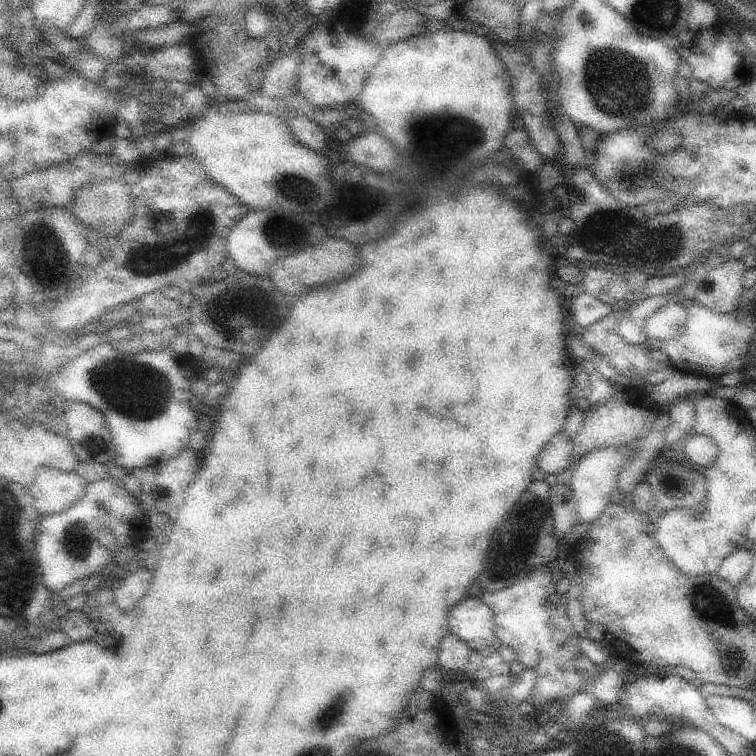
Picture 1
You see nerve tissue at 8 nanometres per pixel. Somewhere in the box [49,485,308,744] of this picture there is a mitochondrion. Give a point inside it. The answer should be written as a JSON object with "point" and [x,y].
{"point":[74,537]}

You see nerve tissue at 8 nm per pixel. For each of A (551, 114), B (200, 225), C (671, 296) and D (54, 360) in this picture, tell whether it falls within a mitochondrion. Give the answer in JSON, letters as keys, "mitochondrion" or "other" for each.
{"A":"other","B":"mitochondrion","C":"other","D":"other"}

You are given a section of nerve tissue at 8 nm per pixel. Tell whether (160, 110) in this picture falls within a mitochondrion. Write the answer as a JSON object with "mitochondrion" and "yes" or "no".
{"mitochondrion":"yes"}

